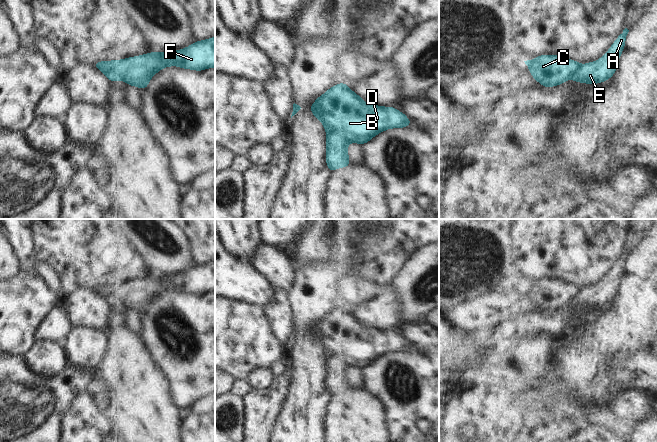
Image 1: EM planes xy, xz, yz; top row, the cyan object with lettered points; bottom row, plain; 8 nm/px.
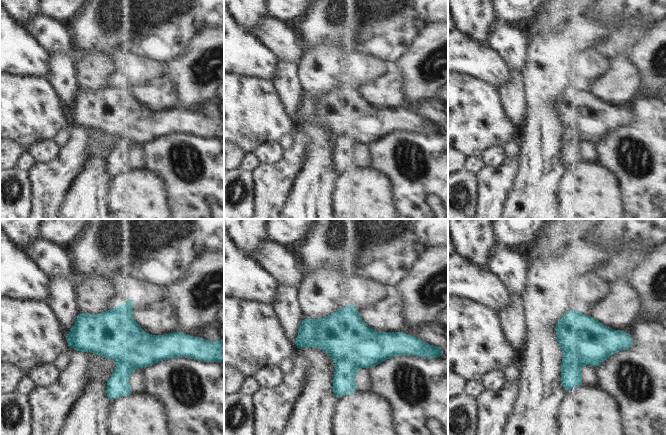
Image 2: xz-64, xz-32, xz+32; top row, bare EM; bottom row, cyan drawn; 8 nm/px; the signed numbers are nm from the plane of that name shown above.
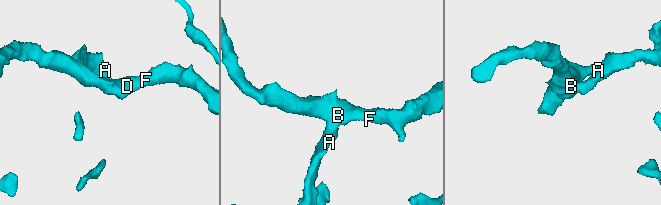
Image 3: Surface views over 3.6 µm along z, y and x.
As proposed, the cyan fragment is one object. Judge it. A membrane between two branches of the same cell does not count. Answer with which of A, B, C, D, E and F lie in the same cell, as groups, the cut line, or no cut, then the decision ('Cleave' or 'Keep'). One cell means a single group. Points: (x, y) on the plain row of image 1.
Groups: A E / B C D F. Split along xz (327, 358), (335, 357), (339, 362), (346, 362), (350, 366). Cleave

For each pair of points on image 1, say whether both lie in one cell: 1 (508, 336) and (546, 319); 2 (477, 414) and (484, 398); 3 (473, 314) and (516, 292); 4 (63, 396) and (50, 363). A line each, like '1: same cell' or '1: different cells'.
1: same cell
2: different cells
3: same cell
4: different cells

